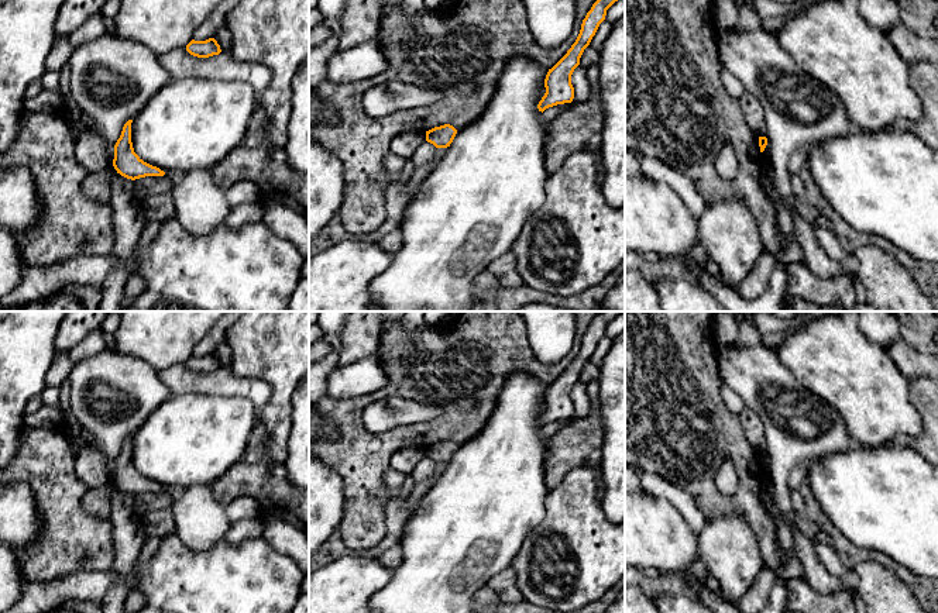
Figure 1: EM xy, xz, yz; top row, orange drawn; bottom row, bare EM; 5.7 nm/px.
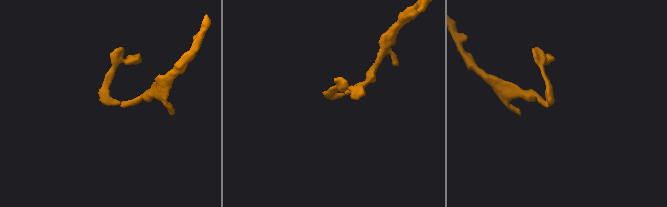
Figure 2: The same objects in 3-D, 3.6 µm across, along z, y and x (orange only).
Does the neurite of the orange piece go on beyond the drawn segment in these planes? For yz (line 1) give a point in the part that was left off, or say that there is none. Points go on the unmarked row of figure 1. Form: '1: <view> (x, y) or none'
1: none

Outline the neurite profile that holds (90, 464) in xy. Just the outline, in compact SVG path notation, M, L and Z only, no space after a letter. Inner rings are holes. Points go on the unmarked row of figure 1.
M83 447L75 459L76 476L87 489L97 489L107 483L107 469L104 455L93 448Z

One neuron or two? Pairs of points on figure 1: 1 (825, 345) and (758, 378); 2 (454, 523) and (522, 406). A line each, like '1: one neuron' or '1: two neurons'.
1: two neurons
2: one neuron

